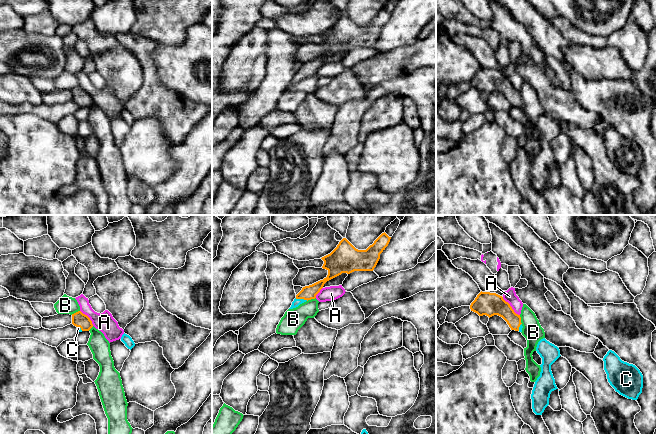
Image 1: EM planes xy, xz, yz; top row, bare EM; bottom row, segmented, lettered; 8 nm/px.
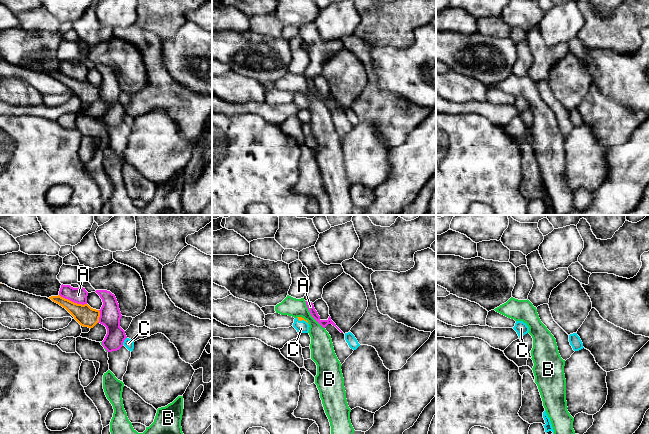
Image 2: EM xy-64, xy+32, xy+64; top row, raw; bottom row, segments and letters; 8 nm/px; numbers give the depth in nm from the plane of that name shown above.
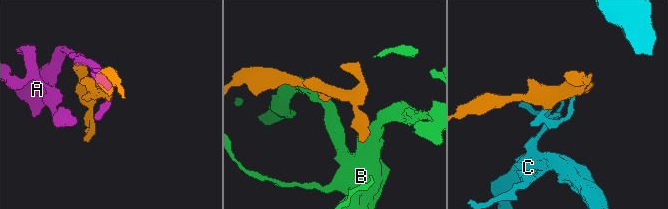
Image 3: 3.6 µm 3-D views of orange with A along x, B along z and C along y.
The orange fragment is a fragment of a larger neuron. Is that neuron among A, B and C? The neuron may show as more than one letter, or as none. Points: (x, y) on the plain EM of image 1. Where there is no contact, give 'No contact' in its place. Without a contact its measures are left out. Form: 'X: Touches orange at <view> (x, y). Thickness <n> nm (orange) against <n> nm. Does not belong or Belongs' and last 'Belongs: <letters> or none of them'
A: Touches orange at yz (511, 83). Thickness 190 nm (orange) against 100 nm. Does not belong
B: Touches orange at xz (311, 74). Thickness 110 nm (orange) against 170 nm. Does not belong
C: Touches orange at xz (301, 74). Thickness 110 nm (orange) against 60 nm. Belongs
Belongs: C

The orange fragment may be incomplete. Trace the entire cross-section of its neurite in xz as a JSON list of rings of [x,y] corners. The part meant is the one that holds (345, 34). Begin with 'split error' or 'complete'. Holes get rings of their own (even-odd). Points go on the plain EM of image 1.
split error; [[[384,8],[366,26],[358,26],[346,14],[343,14],[330,30],[321,34],[324,37],[322,44],[328,47],[327,53],[303,63],[289,85],[315,75],[327,57],[342,49],[373,47],[380,35],[380,30],[388,22],[390,15],[391,13]]]

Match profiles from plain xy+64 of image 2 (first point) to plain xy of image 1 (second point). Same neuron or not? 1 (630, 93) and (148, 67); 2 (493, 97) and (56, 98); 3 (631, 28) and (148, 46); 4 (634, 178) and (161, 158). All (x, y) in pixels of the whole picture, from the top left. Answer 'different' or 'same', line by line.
1: different
2: same
3: different
4: different

